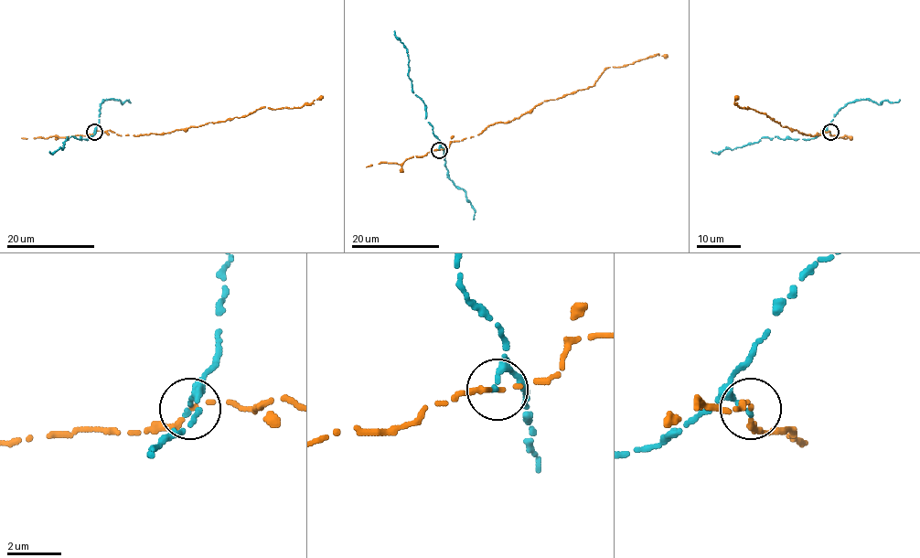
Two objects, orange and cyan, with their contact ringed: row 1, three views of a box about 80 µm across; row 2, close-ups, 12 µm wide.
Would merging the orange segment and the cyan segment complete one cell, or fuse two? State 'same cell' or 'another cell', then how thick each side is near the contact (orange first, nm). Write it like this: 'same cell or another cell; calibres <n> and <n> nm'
another cell; calibres 190 and 190 nm

